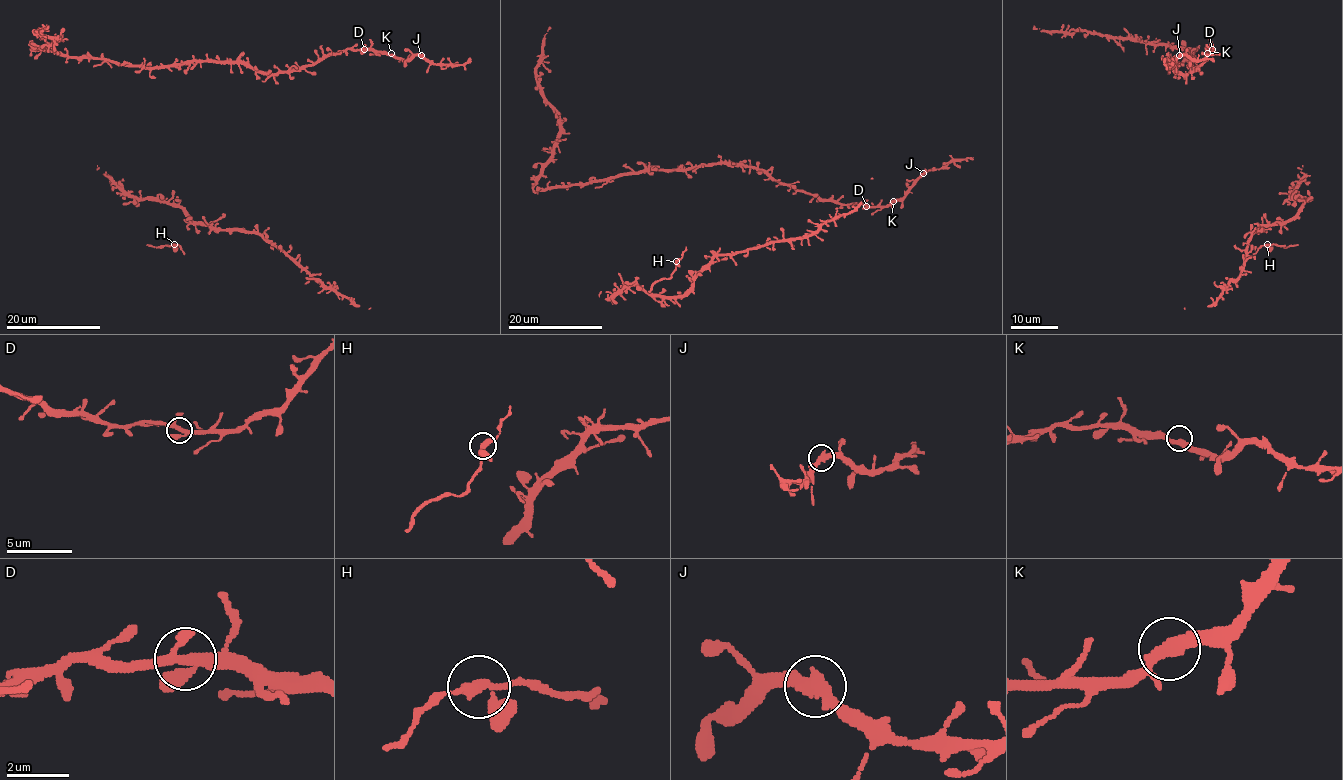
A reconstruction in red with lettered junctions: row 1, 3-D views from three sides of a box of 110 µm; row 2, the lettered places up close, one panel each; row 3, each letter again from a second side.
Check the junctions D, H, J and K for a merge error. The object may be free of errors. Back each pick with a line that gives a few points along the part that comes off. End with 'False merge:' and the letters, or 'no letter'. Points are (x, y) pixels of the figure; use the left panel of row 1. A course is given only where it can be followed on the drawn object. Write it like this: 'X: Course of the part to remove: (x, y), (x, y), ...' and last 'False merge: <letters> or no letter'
False merge: no letter

